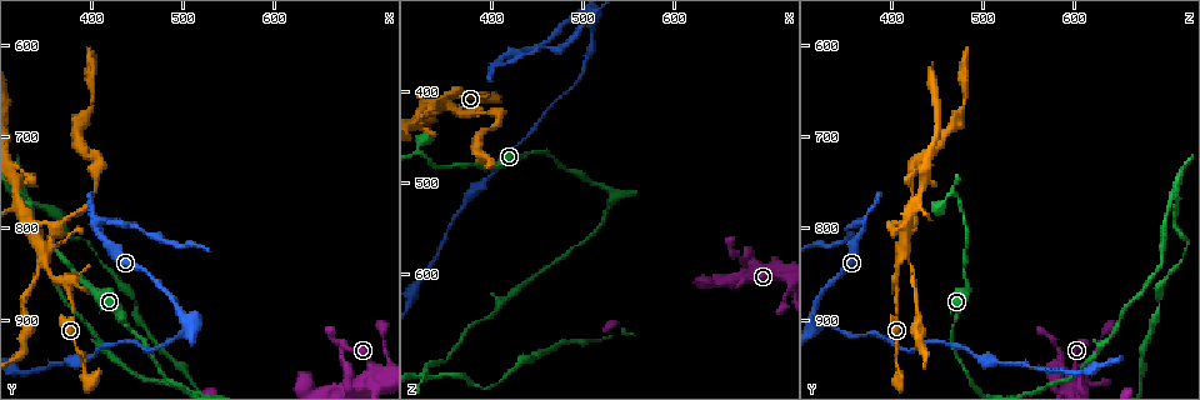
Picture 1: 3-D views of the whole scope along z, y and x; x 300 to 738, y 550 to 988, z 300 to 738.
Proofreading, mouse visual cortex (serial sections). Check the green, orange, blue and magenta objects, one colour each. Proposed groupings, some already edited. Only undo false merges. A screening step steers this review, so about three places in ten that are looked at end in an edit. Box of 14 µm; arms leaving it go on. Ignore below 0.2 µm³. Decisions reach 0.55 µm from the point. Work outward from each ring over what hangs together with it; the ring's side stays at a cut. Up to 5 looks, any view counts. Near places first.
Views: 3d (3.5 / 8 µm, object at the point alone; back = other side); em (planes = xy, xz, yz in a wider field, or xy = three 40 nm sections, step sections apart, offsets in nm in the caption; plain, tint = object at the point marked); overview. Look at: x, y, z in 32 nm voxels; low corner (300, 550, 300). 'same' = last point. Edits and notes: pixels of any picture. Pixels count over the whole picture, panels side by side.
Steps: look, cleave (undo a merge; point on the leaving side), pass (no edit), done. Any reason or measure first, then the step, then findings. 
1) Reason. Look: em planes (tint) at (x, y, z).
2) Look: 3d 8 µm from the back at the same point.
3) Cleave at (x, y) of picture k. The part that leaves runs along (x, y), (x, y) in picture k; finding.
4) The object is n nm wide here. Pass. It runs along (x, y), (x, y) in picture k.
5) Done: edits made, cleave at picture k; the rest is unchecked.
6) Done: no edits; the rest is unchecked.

Calibre changes. Look: 3d 3.5 µm at (705, 965, 600).

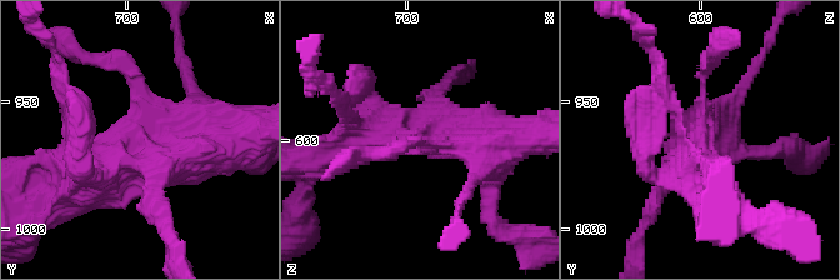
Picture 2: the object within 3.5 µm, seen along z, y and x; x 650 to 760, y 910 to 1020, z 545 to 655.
Pass. It runs along (130, 70), (149, 124), (69, 181) in picture 2; one cell here.

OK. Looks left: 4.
Abrupt turn. Look: 3d 3.5 µm at (415, 815, 360).

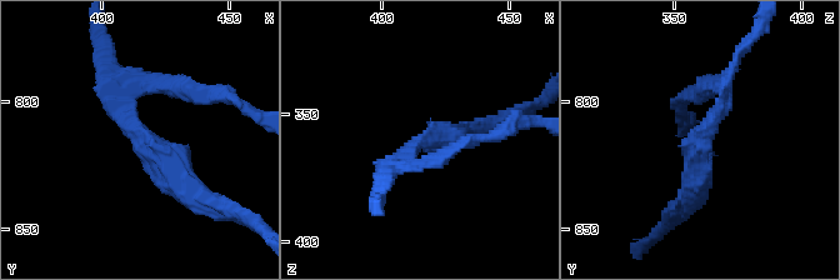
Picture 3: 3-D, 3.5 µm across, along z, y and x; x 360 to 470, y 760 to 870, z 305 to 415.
The arms are 150, 350 nm wide; now the EM. Look: em planes (tint) at (414, 812, 361).

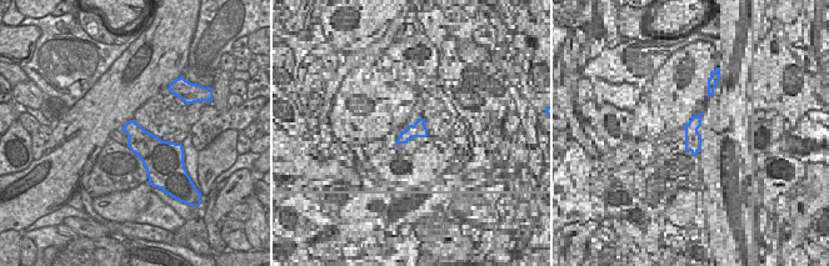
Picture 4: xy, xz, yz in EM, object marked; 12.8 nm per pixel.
Cleave at (175, 89) of picture 3. The part that leaves runs along (128, 89), (158, 81), (235, 100) in picture 3; two cells meet here.

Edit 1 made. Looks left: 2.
Done: edits made, cleave at picture 3; the rest is unchecked.

